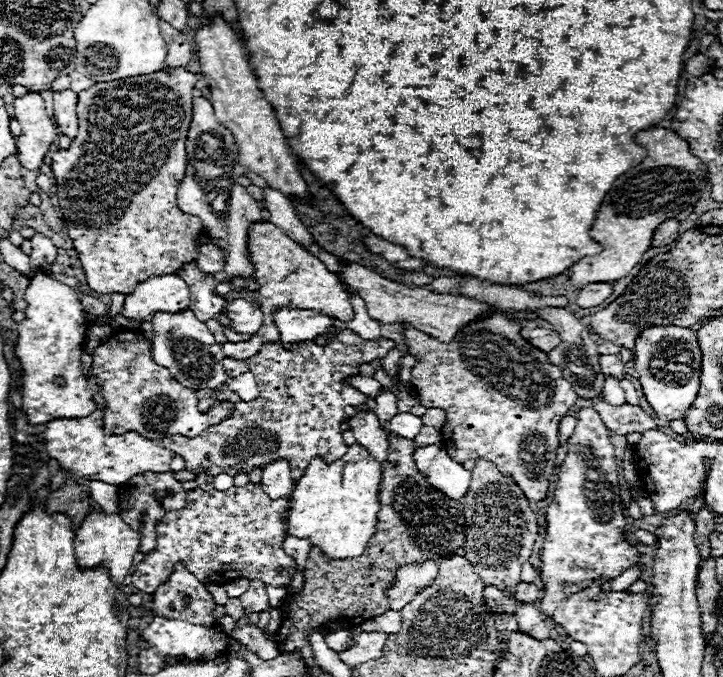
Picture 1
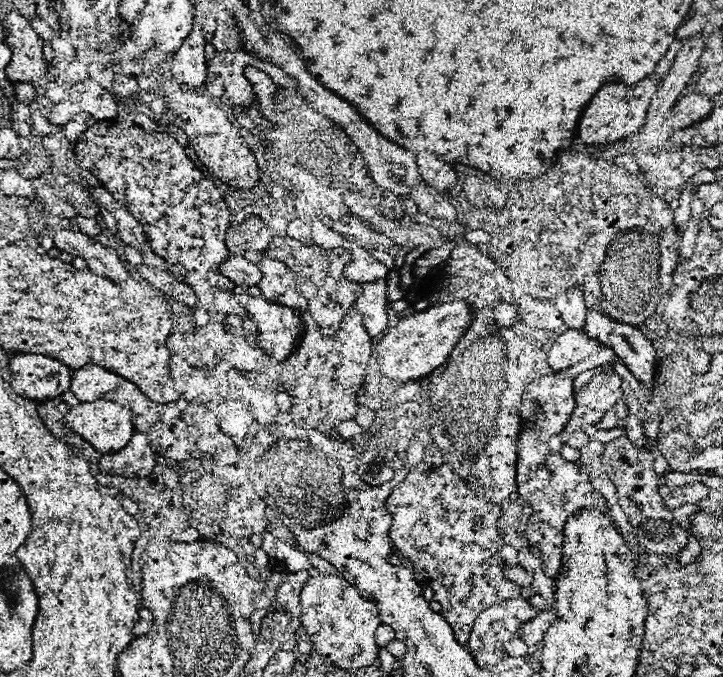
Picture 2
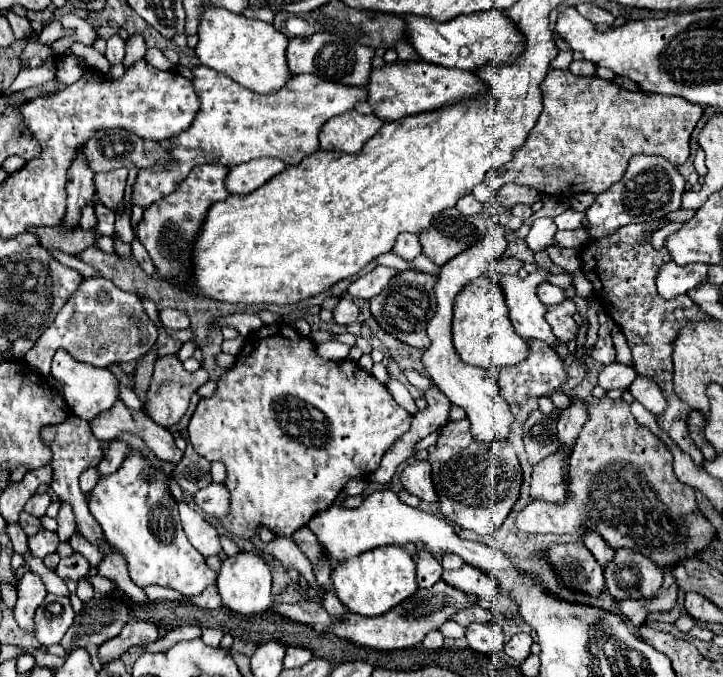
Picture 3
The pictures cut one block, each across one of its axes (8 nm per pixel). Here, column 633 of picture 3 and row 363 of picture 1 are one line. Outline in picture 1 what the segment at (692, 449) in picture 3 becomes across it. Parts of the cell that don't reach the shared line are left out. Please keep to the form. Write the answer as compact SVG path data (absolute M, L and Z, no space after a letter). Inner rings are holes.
M340 330L336 334L336 338L330 340L330 344L326 346L318 346L316 342L300 342L294 344L292 350L284 350L278 342L268 342L260 348L260 352L248 360L232 360L232 358L224 358L224 370L228 372L230 378L236 378L244 372L252 372L256 376L258 388L260 388L260 396L256 400L244 402L238 398L236 392L232 392L228 388L228 384L222 384L220 388L216 388L212 398L202 398L198 408L202 412L208 412L216 402L232 402L234 408L230 412L230 416L226 420L222 420L220 424L206 428L200 436L196 438L186 438L186 436L168 436L162 438L164 448L174 450L176 454L180 454L186 462L186 470L192 470L196 474L206 472L210 476L216 476L220 472L226 472L230 476L236 476L240 472L250 472L256 466L266 466L270 460L276 458L286 458L292 466L292 478L300 480L304 476L306 466L310 464L312 458L322 456L324 460L332 462L338 460L340 456L346 454L348 446L342 440L342 422L346 420L344 414L344 406L360 406L366 402L366 396L362 392L358 392L352 386L342 386L340 380L346 376L356 376L358 372L358 364L370 362L374 358L384 358L386 352L390 348L394 348L396 344L392 340L380 338L380 340L362 340L358 334L354 334L352 330Z

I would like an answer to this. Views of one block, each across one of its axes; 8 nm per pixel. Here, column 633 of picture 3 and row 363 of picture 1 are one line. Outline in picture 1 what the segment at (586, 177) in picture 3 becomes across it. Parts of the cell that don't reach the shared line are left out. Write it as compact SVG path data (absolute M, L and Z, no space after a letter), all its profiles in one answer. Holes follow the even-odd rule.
M122 332L100 344L92 352L92 374L102 388L106 400L103 410L105 434L122 435L130 430L148 436L148 440L162 440L164 436L198 436L208 426L219 424L230 416L234 404L219 402L219 409L202 413L196 406L196 390L182 386L164 366L152 360L152 344L134 332Z

